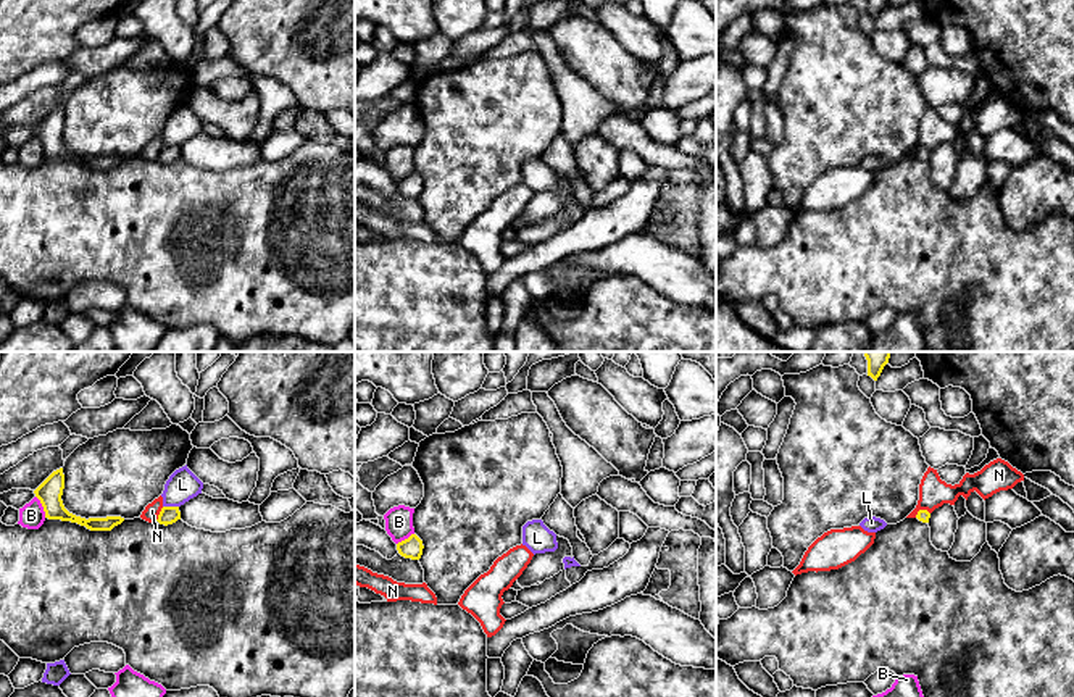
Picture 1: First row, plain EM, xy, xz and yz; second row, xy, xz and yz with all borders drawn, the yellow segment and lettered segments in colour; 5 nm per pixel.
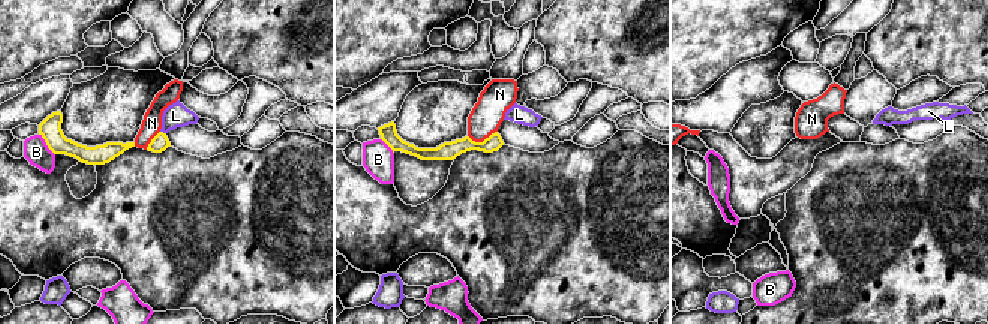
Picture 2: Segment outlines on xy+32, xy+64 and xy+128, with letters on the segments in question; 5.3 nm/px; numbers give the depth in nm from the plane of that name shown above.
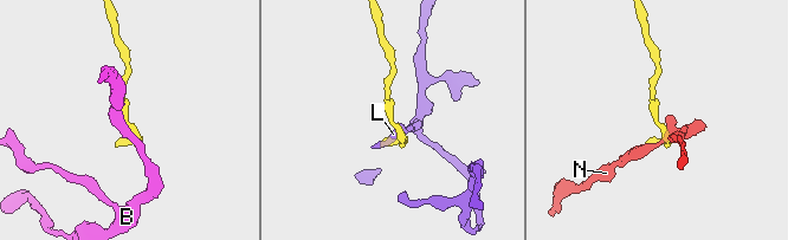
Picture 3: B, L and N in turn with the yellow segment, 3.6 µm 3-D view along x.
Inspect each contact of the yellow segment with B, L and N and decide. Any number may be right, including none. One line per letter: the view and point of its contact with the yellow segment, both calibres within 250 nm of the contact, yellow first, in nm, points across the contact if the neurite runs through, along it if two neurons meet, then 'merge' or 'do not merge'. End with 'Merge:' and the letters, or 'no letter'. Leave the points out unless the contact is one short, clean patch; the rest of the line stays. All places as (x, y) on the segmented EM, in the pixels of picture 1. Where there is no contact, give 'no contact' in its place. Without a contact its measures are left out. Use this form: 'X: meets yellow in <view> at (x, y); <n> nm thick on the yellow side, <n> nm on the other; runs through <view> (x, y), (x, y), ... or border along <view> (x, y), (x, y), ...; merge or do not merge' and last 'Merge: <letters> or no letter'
B: meets yellow in xy at (42, 505); 120 nm thick on the yellow side, 120 nm on the other; do not merge
L: meets yellow in xy at (171, 507); 90 nm thick on the yellow side, 160 nm on the other; border along xy (163, 505), (178, 507); do not merge
N: meets yellow in xy at (160, 513); 90 nm thick on the yellow side, 80 nm on the other; border along xy (163, 507), (155, 520); do not merge
Merge: no letter

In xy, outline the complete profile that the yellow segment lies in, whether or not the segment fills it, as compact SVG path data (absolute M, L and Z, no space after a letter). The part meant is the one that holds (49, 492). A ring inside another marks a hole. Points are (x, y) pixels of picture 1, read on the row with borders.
M63 468L53 471L35 490L35 497L40 500L45 518L61 520L77 523L85 526L90 531L111 531L114 526L121 524L124 518L121 516L106 516L106 518L81 518L69 513L61 500L65 489L65 474Z

